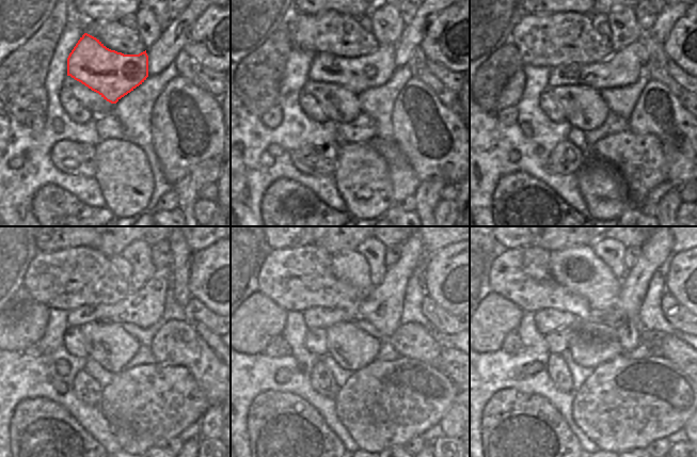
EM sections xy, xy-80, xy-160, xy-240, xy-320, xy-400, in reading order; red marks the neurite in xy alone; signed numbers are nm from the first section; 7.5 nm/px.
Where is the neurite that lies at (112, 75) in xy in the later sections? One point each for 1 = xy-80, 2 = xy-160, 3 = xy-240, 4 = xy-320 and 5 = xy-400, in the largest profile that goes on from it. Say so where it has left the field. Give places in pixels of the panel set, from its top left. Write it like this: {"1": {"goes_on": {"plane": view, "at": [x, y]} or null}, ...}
{"1": {"goes_on": {"plane": "xy-80", "at": [358, 74]}}, "2": {"goes_on": {"plane": "xy-160", "at": [624, 66]}}, "3": {"goes_on": {"plane": "xy-240", "at": [142, 308]}}, "4": {"goes_on": {"plane": "xy-320", "at": [385, 300]}}, "5": {"goes_on": {"plane": "xy-400", "at": [654, 251]}}}

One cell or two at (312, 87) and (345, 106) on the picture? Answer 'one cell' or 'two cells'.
one cell

